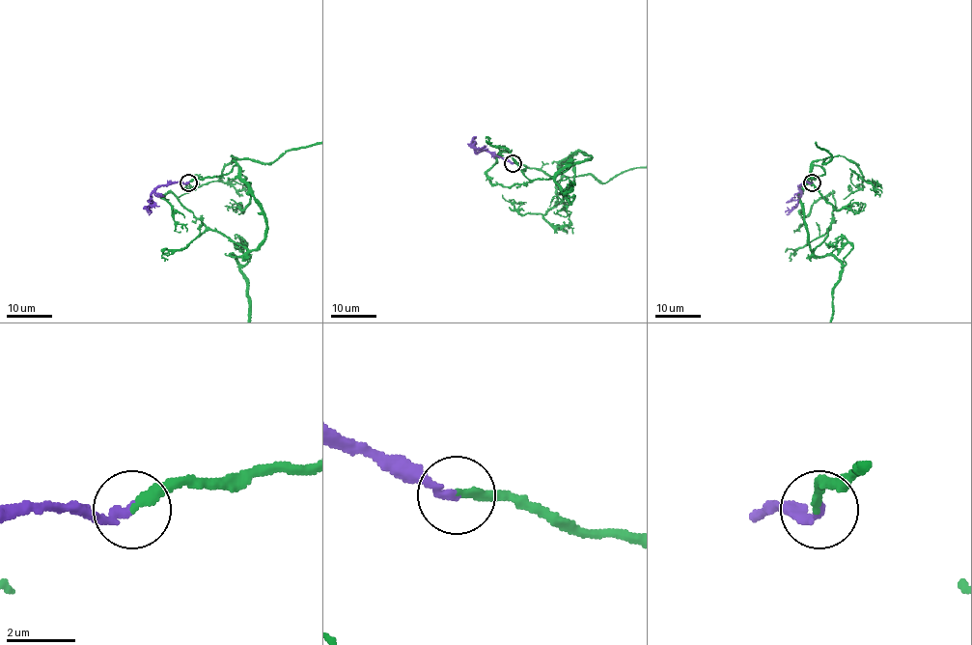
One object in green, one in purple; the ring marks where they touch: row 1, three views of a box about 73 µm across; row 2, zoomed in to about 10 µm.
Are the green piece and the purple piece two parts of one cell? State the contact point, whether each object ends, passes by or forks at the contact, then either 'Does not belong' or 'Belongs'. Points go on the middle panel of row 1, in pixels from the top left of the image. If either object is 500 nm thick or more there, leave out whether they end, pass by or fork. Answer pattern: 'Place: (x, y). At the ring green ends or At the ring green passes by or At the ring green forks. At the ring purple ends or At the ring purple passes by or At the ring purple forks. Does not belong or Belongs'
Place: (513, 163). At the ring green ends. At the ring purple ends. Belongs

